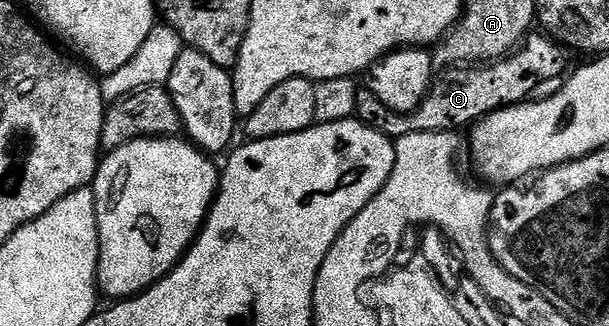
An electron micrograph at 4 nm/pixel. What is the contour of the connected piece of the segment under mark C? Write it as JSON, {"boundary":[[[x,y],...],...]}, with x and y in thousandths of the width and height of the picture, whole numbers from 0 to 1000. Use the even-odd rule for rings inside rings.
{"boundary":[[[898,104],[880,107],[862,110],[859,135],[826,184],[801,190],[793,202],[755,202],[718,230],[709,248],[709,273],[678,344],[640,337],[608,273],[591,264],[586,276],[583,365],[627,411],[655,423],[681,405],[749,405],[755,393],[767,396],[808,344],[859,319],[892,258],[913,242],[918,248],[934,218],[934,163],[926,138],[913,132]]]}

